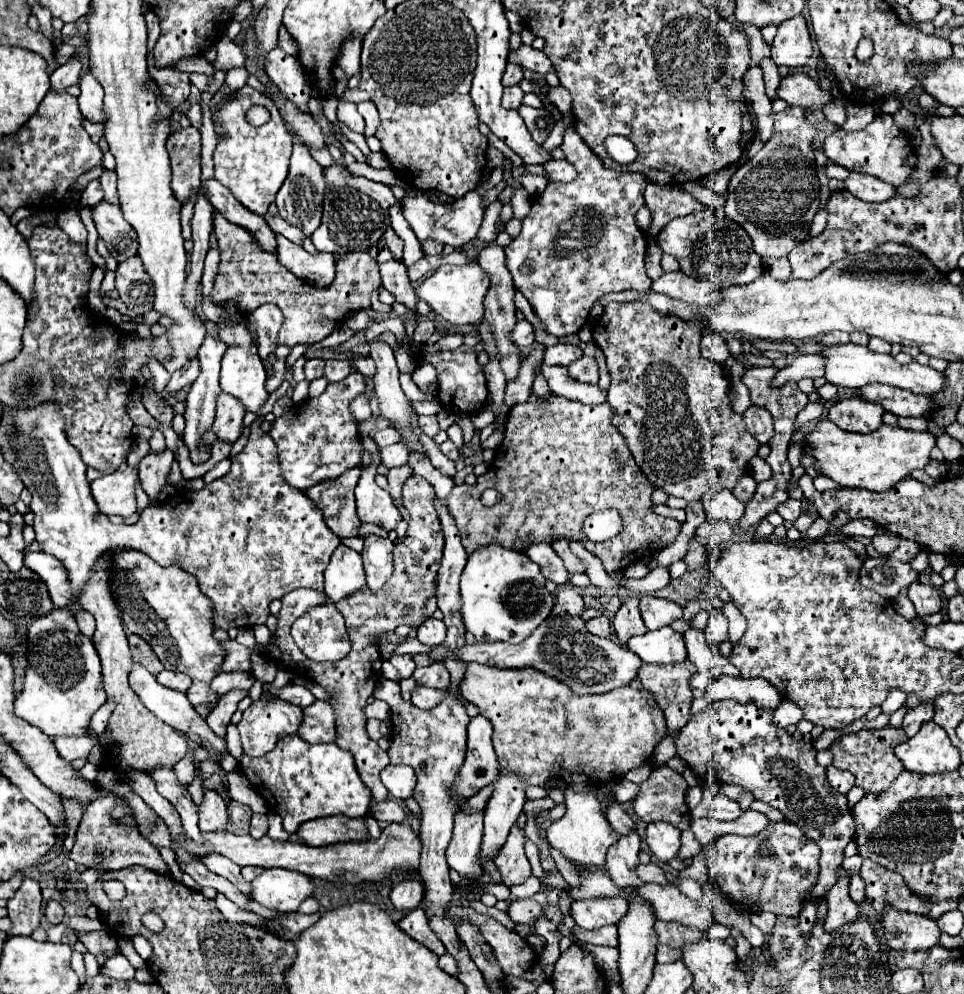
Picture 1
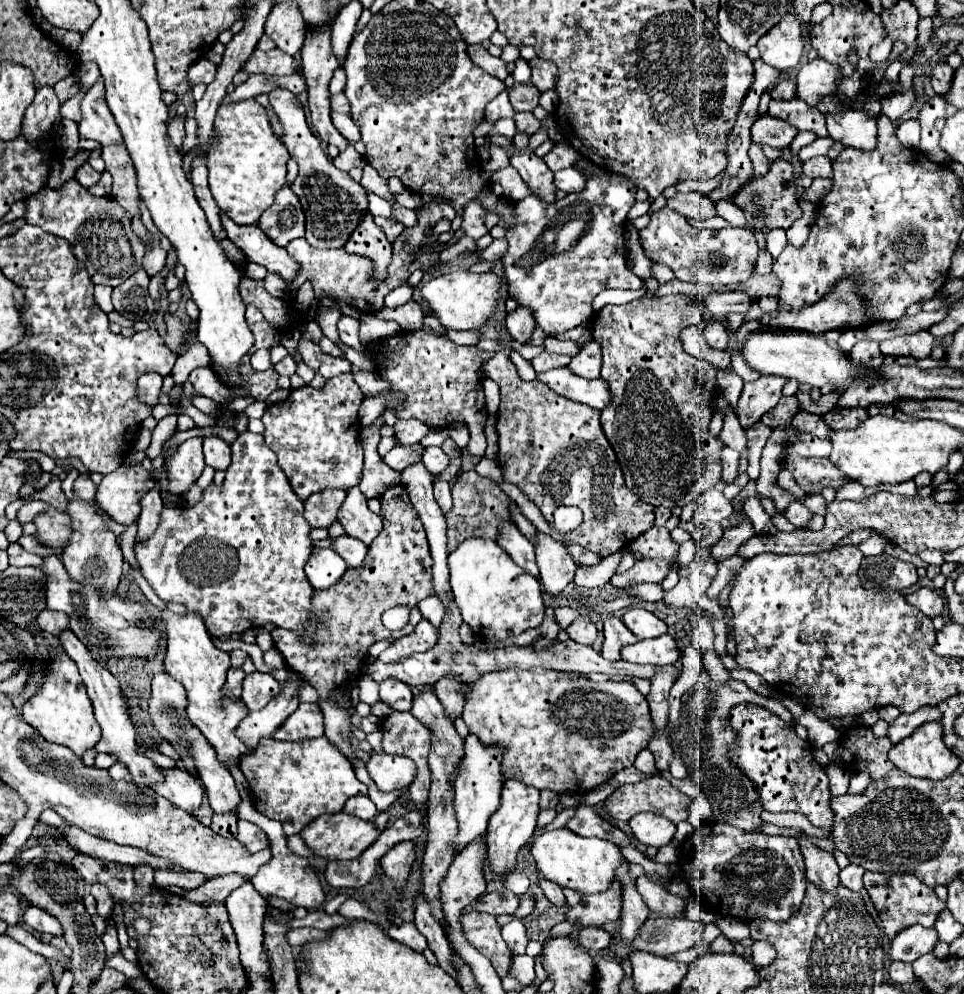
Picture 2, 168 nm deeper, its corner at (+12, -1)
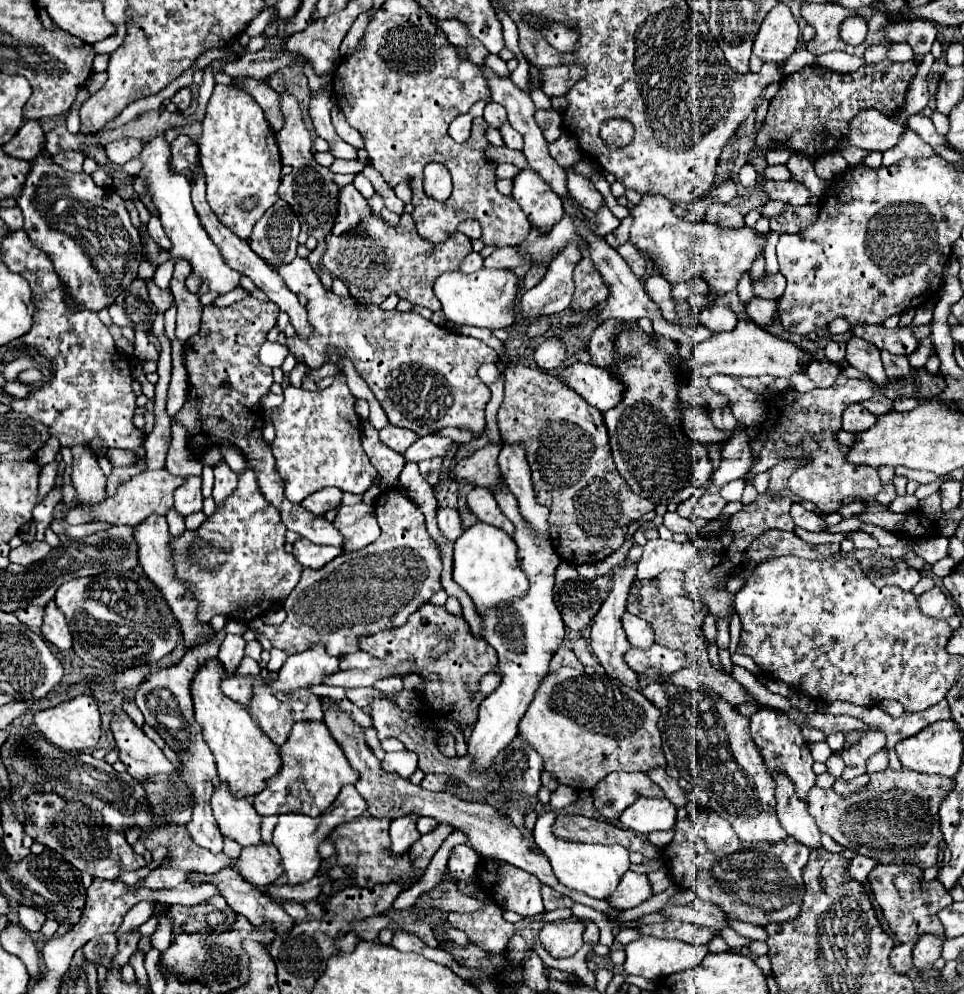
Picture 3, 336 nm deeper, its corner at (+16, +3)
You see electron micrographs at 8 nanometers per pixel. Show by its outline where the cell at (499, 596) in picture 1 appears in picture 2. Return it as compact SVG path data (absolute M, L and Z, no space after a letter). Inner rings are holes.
M486 538L464 540L448 556L448 568L462 620L470 624L478 638L504 640L542 624L544 602L538 578L532 578L528 572L516 566L516 562L504 554L498 542Z

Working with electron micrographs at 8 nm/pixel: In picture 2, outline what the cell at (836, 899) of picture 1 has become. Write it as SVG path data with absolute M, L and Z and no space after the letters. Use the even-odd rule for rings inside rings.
M806 834L798 836L800 842L800 850L804 854L804 864L806 864L806 878L810 882L814 882L816 886L820 886L822 890L834 890L840 880L838 880L838 864L834 860L832 854L824 854L824 850L816 850L816 846L812 846L810 838Z

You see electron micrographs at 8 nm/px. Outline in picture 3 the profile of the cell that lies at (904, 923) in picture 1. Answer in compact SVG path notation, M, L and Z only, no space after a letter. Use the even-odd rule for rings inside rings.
M920 934L912 950L914 966L920 970L928 970L930 964L940 956L940 952L942 952L942 940L936 934Z

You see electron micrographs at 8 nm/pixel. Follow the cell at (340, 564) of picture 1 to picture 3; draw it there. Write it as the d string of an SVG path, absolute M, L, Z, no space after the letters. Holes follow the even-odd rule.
M296 540L292 554L296 556L296 560L298 560L304 568L320 570L320 568L326 566L330 560L334 560L338 554L342 554L342 550L336 548L336 546L318 546L318 544L308 542L308 540Z

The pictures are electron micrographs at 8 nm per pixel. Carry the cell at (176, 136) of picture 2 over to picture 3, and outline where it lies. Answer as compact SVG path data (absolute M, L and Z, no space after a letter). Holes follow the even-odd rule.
M180 88L180 90L172 96L172 102L178 106L178 110L186 110L186 108L190 106L190 100L192 100L190 88Z

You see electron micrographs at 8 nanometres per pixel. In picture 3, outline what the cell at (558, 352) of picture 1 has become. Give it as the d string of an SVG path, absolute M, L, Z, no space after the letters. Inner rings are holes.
M550 338L542 342L534 352L534 360L542 370L558 368L564 362L564 358L566 358L566 348L558 338Z

